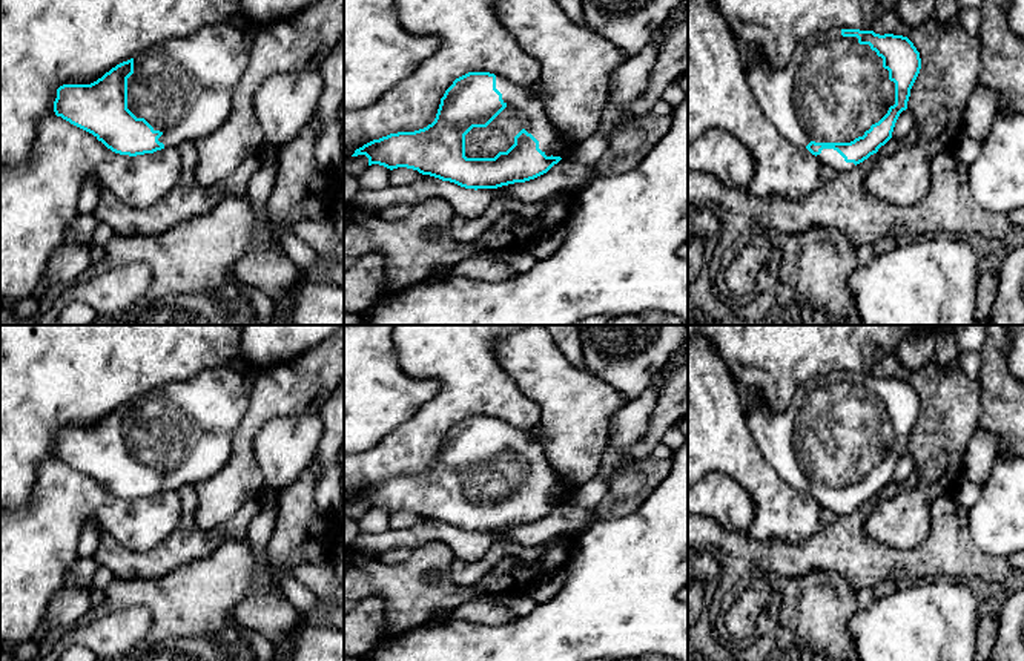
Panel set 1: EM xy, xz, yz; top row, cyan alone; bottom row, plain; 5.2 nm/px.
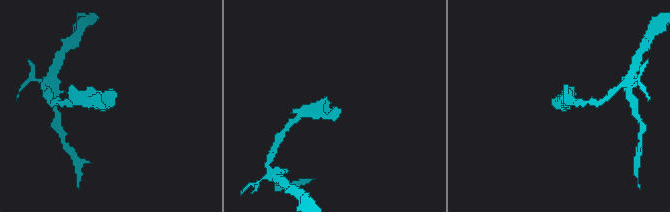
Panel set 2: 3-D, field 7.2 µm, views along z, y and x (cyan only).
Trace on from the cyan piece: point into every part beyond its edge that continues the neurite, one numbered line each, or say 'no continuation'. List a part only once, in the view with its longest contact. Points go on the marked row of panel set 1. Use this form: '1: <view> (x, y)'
1: yz (832, 89)

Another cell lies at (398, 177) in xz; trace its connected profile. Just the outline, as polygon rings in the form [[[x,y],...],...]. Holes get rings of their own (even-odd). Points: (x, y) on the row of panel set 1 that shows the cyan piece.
[[[398,167],[390,172],[388,186],[410,186],[422,176],[418,170]]]

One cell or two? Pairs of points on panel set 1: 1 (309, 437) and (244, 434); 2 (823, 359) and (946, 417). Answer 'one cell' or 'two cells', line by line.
1: two cells
2: two cells

